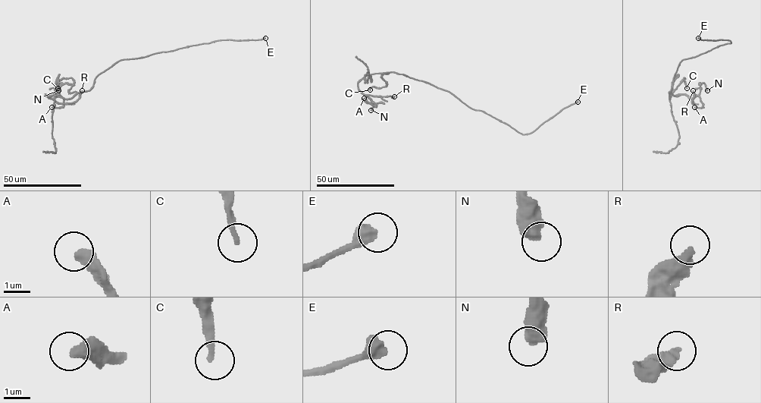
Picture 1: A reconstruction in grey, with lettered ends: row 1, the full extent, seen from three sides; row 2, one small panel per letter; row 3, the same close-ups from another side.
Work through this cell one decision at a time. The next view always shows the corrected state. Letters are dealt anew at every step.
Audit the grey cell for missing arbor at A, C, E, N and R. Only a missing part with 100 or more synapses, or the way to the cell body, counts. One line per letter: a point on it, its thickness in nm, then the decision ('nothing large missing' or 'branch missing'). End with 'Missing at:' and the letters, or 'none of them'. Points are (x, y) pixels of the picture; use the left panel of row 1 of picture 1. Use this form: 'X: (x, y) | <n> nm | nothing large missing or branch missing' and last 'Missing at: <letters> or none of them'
A: (51, 107) | 480 nm | nothing large missing
C: (57, 88) | 200 nm | nothing large missing
E: (265, 38) | 550 nm | branch missing
N: (58, 90) | 600 nm | nothing large missing
R: (82, 90) | 320 nm | nothing large missing
Missing at: E

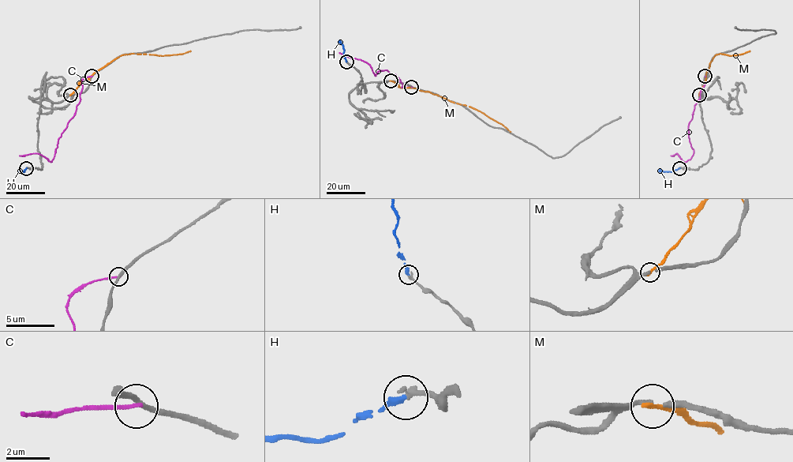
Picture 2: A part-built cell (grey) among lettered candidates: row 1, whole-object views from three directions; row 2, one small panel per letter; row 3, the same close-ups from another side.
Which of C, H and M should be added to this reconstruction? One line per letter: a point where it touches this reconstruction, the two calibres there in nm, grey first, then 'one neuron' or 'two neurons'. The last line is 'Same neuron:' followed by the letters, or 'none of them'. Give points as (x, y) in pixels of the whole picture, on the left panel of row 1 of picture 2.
C: meets grey at (91, 76); 240 nm thick on the grey side, 170 nm on the other; two neurons
H: meets grey at (26, 168); 260 nm thick on the grey side, 320 nm on the other; one neuron
M: meets grey at (70, 95); 200 nm thick on the grey side, 240 nm on the other; two neurons
Same neuron: H

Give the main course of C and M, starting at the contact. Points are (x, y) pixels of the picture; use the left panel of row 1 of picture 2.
C: (91, 76), (82, 80), (80, 101), (75, 115), (58, 140), (50, 162), (37, 153), (20, 155)
M: (71, 95), (82, 80), (88, 78), (121, 55), (163, 55), (190, 50)

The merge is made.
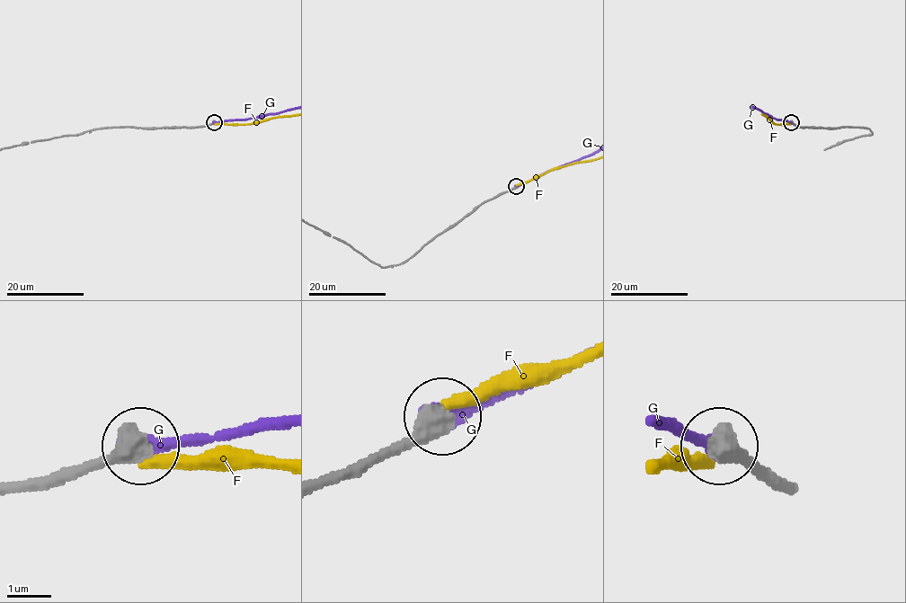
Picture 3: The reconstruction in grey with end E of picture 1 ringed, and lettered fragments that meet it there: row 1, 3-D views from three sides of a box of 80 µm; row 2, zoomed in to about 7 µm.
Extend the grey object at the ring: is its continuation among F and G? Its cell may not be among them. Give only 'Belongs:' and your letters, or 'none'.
Belongs: G

